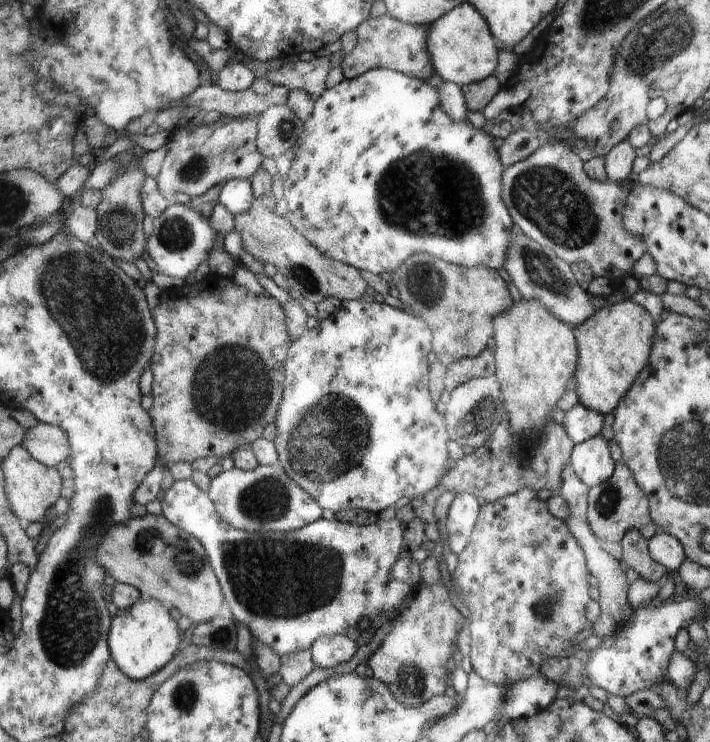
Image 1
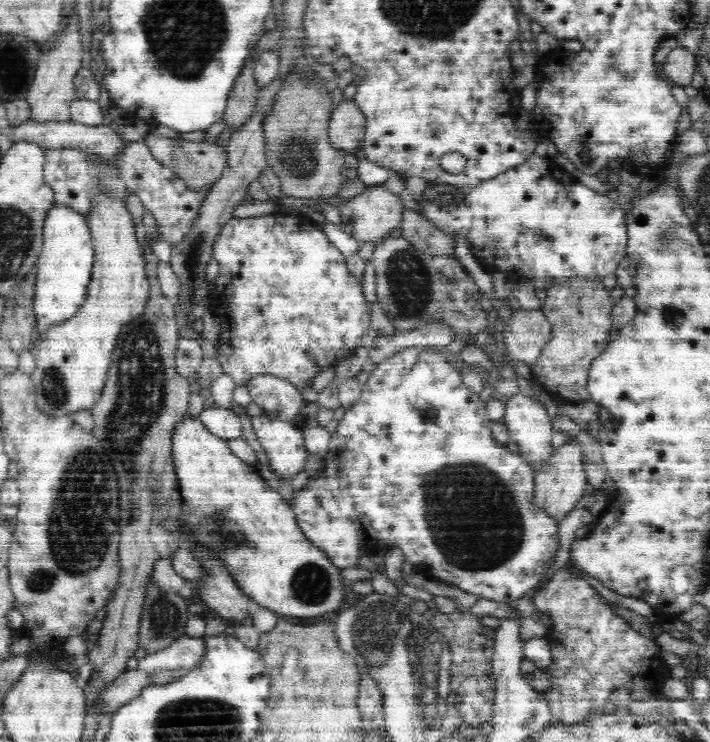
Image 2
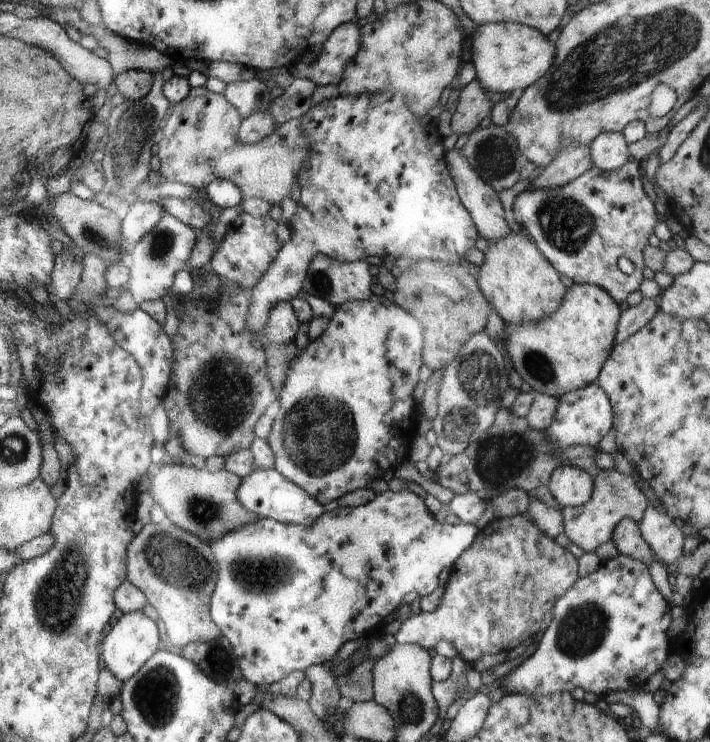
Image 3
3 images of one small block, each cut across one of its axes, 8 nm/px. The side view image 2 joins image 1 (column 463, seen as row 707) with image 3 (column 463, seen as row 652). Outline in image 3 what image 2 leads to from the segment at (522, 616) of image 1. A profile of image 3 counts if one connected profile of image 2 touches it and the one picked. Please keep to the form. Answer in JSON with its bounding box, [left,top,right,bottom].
[394,513,579,666]

